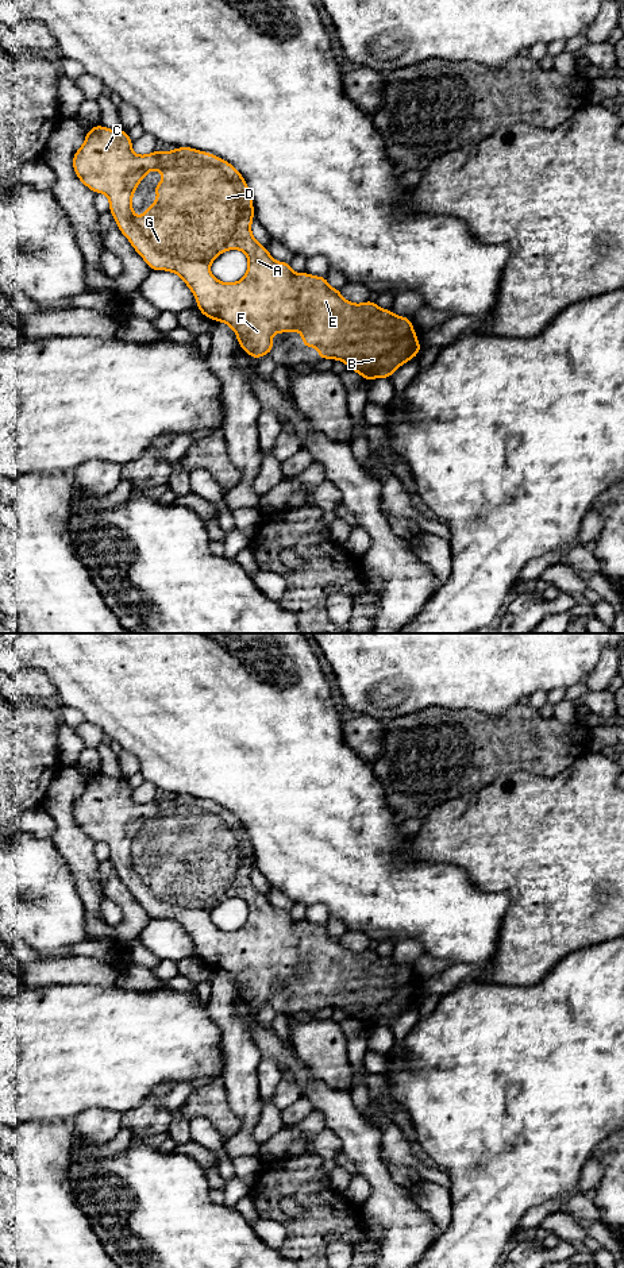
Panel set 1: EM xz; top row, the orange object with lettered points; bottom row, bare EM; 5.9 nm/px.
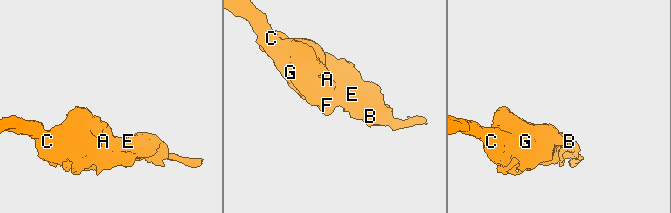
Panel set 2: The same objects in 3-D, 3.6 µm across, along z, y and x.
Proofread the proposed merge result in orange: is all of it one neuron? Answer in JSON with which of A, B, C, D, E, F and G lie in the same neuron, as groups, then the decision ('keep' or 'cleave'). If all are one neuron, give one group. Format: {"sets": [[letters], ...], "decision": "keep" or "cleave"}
{"sets": [["A", "B", "C", "D", "E", "F", "G"]], "decision": "keep"}

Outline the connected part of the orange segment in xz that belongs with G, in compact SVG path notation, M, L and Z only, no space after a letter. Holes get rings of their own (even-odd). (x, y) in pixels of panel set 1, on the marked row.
M99 124L86 132L85 142L82 146L74 153L73 157L73 169L80 178L80 181L88 186L95 193L105 193L109 199L109 212L112 213L120 232L130 240L134 250L145 259L145 262L149 265L150 270L167 270L172 273L176 273L180 275L184 282L188 285L188 288L192 290L193 296L196 297L199 311L207 316L211 320L223 321L228 324L238 338L238 342L240 344L240 348L251 355L254 359L258 359L263 355L267 355L273 348L274 344L271 342L271 336L276 332L288 334L290 329L294 332L300 332L303 335L303 346L304 347L319 347L317 356L320 359L338 359L344 362L348 369L357 371L361 374L366 381L374 379L374 378L390 378L393 371L398 369L401 365L409 362L413 356L416 356L421 346L416 338L416 331L412 328L412 320L409 317L402 316L394 316L392 309L380 309L377 304L371 300L363 302L363 304L353 304L344 300L340 294L340 289L332 289L328 282L327 277L316 277L311 275L308 273L293 273L290 270L290 263L288 262L277 262L273 259L273 257L269 254L267 248L263 247L258 240L254 239L251 234L251 223L254 219L254 208L253 208L253 196L251 190L247 186L247 182L244 181L243 176L227 161L223 161L222 158L211 154L194 150L192 147L177 147L173 151L153 151L147 155L136 155L132 153L132 140L130 139L127 131L124 130L108 130L104 126ZM150 170L161 170L162 171L162 182L154 185L154 203L150 208L146 209L146 212L136 217L132 211L132 194L136 189L136 186L140 184L143 177ZM227 250L240 250L247 255L249 259L249 267L244 274L244 277L232 284L226 284L219 280L216 280L209 270L209 265L223 253Z

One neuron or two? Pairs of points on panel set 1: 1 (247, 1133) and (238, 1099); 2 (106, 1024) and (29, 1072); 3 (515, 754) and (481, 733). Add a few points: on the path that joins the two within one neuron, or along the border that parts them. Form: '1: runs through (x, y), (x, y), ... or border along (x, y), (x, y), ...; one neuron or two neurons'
1: runs through (247, 1125), (246, 1107); one neuron
2: runs through (87, 1043), (81, 1047), (70, 1047), (47, 1053); one neuron
3: runs through (507, 746), (493, 746), (489, 742); one neuron

